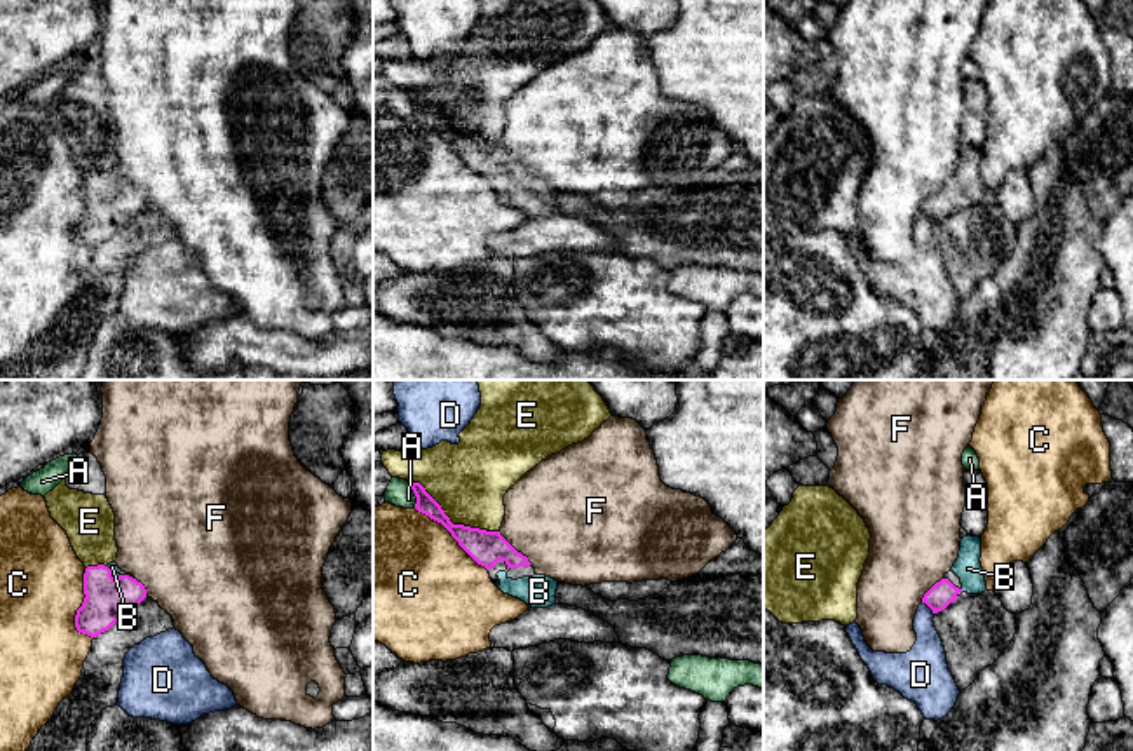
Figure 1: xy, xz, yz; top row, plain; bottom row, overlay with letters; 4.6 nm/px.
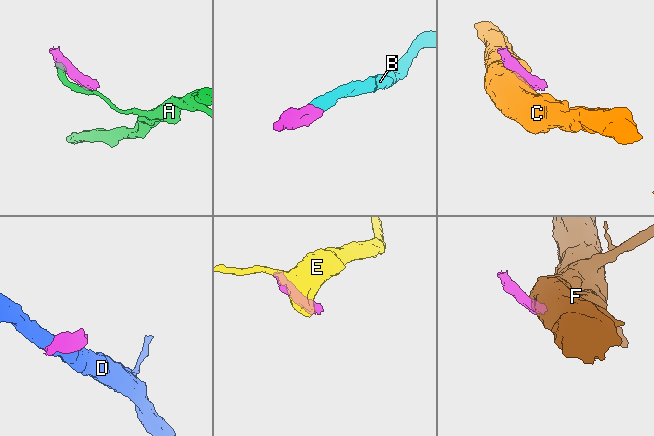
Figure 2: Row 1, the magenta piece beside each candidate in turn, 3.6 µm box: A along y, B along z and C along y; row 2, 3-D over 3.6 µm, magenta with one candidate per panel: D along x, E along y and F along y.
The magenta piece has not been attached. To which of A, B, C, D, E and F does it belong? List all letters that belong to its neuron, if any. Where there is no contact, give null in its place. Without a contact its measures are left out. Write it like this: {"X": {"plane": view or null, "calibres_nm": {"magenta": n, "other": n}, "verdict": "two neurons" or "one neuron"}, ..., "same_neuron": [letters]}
{"A": {"plane": "xz", "calibres_nm": {"magenta": 90, "other": 120}, "verdict": "two neurons"}, "B": {"plane": "xy", "calibres_nm": {"magenta": 220, "other": 40}, "verdict": "one neuron"}, "C": {"plane": "xy", "calibres_nm": {"magenta": 220, "other": 380}, "verdict": "two neurons"}, "D": {"plane": "yz", "calibres_nm": {"magenta": 120, "other": 180}, "verdict": "two neurons"}, "E": {"plane": "xz", "calibres_nm": {"magenta": 160, "other": 360}, "verdict": "two neurons"}, "F": {"plane": "xz", "calibres_nm": {"magenta": 160, "other": 460}, "verdict": "two neurons"}, "same_neuron": ["B"]}

